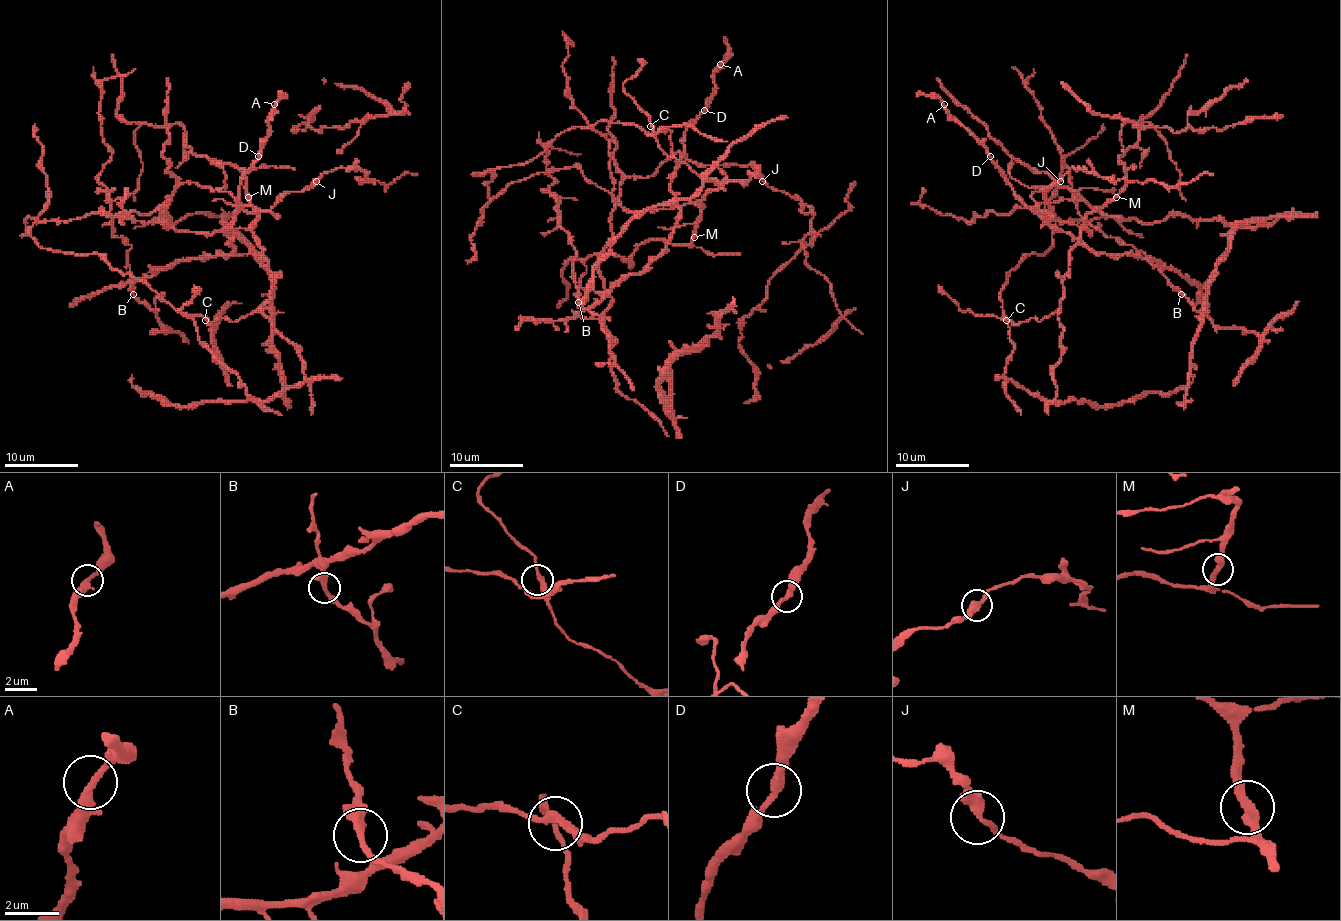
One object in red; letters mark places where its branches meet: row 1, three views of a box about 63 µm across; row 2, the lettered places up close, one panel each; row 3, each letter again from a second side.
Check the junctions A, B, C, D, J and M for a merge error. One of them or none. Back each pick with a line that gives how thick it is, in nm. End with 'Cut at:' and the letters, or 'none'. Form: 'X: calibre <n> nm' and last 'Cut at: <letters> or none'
Cut at: none

